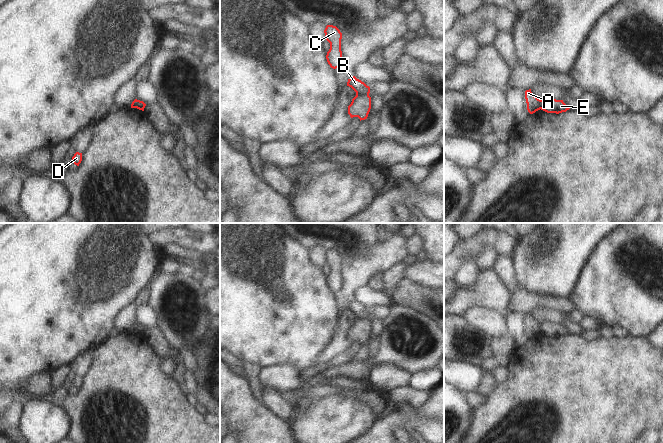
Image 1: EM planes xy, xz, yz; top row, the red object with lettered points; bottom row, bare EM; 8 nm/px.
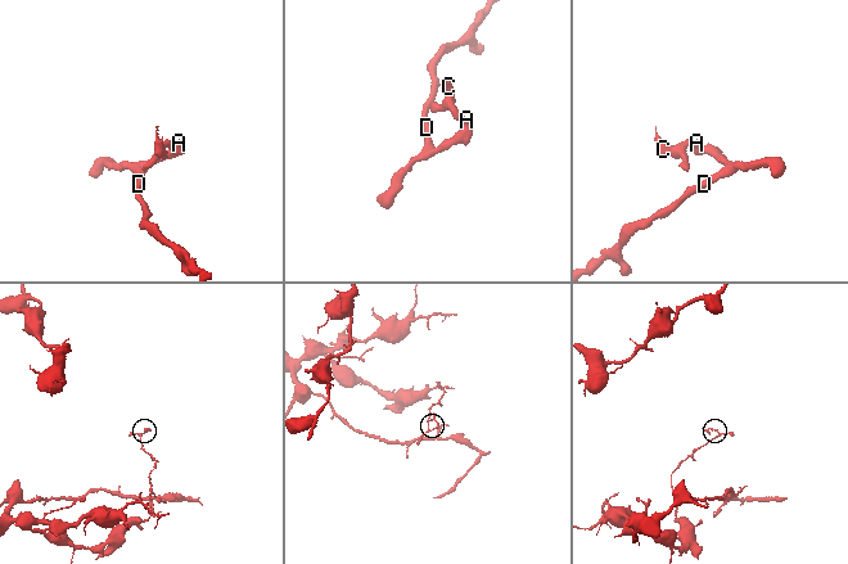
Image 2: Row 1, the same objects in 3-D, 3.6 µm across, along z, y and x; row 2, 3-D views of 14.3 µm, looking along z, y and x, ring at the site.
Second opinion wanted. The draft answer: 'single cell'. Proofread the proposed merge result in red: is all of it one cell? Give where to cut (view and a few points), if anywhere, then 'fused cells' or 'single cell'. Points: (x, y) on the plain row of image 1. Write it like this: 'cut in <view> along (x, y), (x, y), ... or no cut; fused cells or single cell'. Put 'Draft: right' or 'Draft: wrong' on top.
Draft: wrong
cut in xz along (356, 317), (368, 318); fused cells

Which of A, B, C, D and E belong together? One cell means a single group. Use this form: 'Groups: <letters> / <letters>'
Groups: A B C / D E.

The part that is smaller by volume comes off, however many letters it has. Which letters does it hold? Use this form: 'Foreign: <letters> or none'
Foreign: A, B, C

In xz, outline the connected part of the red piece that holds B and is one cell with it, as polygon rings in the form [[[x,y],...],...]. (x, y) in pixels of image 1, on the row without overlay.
[[[355,300],[348,303],[347,310],[351,311],[356,318],[365,319],[370,317],[370,311],[361,304],[357,303]]]

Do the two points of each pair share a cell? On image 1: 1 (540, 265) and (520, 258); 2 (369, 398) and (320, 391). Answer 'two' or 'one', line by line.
1: one
2: one

